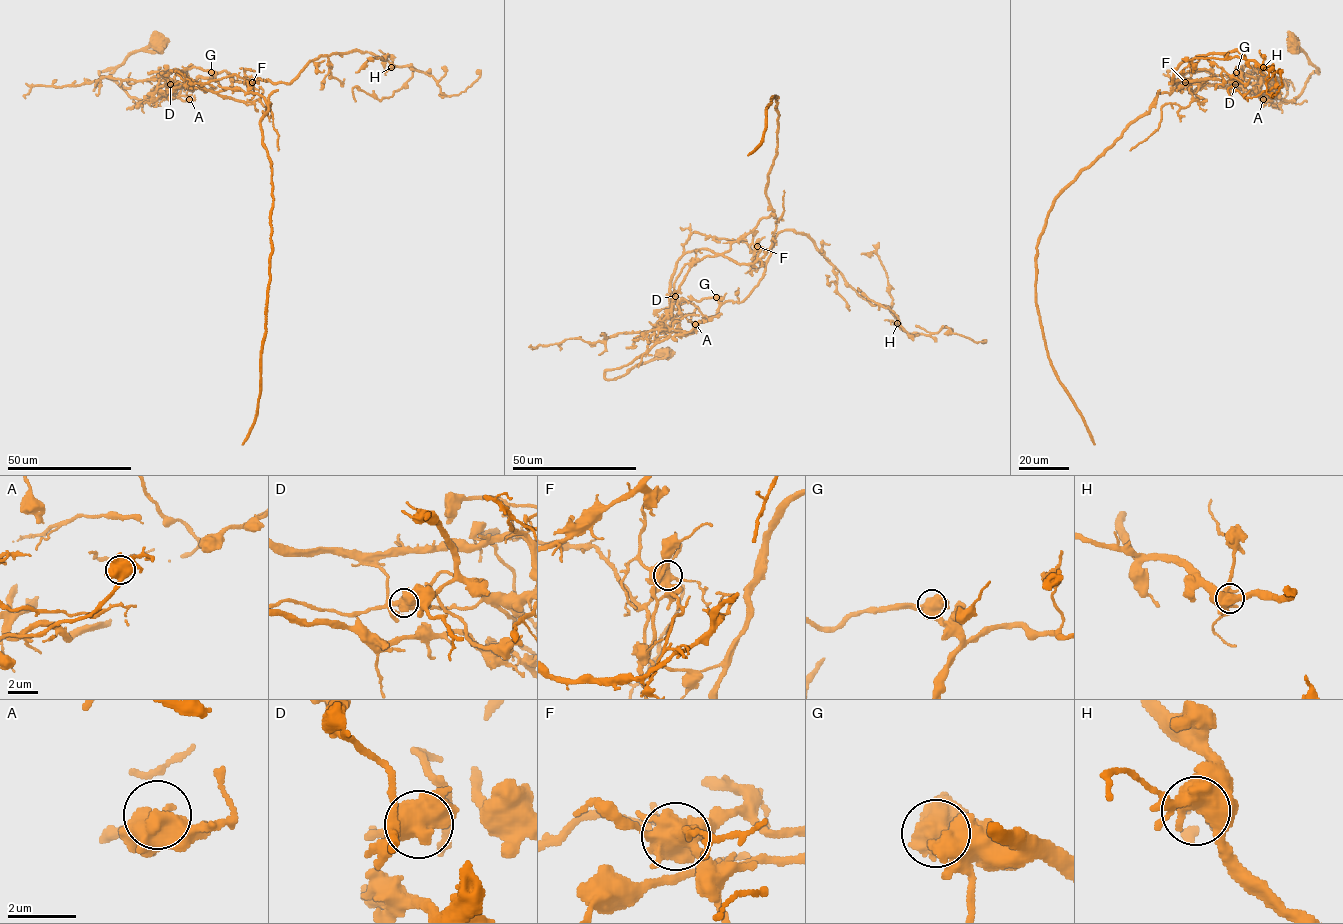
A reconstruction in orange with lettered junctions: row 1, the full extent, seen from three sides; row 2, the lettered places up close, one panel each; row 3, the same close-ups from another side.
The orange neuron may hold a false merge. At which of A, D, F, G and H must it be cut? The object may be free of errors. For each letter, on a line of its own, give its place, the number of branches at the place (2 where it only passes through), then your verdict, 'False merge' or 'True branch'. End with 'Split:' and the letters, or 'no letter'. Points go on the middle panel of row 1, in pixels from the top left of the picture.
A: Place: (695, 324). Branches: 4. True branch
D: Place: (675, 296). Branches: 5. True branch
F: Place: (757, 246). Branches: 7. False merge
G: Place: (716, 297). Branches: 4. True branch
H: Place: (897, 323). Branches: 5. True branch
Split: F

